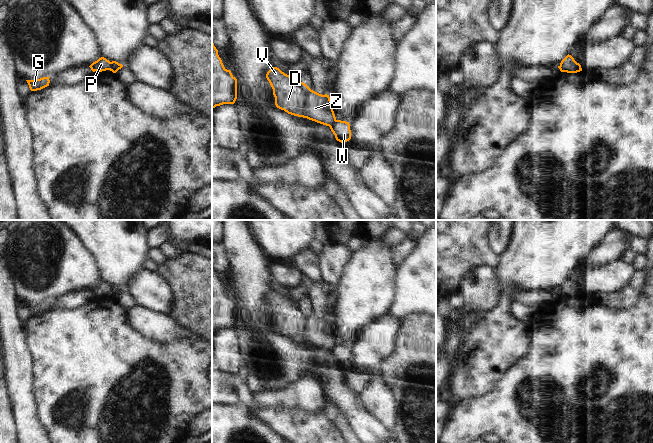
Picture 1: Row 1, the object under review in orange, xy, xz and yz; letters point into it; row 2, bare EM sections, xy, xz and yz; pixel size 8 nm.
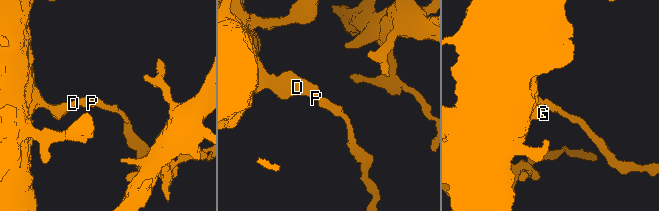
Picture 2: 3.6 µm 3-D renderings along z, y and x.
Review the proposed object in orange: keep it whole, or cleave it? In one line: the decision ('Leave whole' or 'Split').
Split

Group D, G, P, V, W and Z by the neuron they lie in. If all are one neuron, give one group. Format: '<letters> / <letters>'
D G P V Z / W

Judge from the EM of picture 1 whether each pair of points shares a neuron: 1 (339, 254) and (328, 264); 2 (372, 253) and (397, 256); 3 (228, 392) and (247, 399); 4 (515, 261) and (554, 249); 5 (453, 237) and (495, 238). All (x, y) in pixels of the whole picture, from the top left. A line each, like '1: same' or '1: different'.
1: same
2: different
3: same
4: same
5: different

